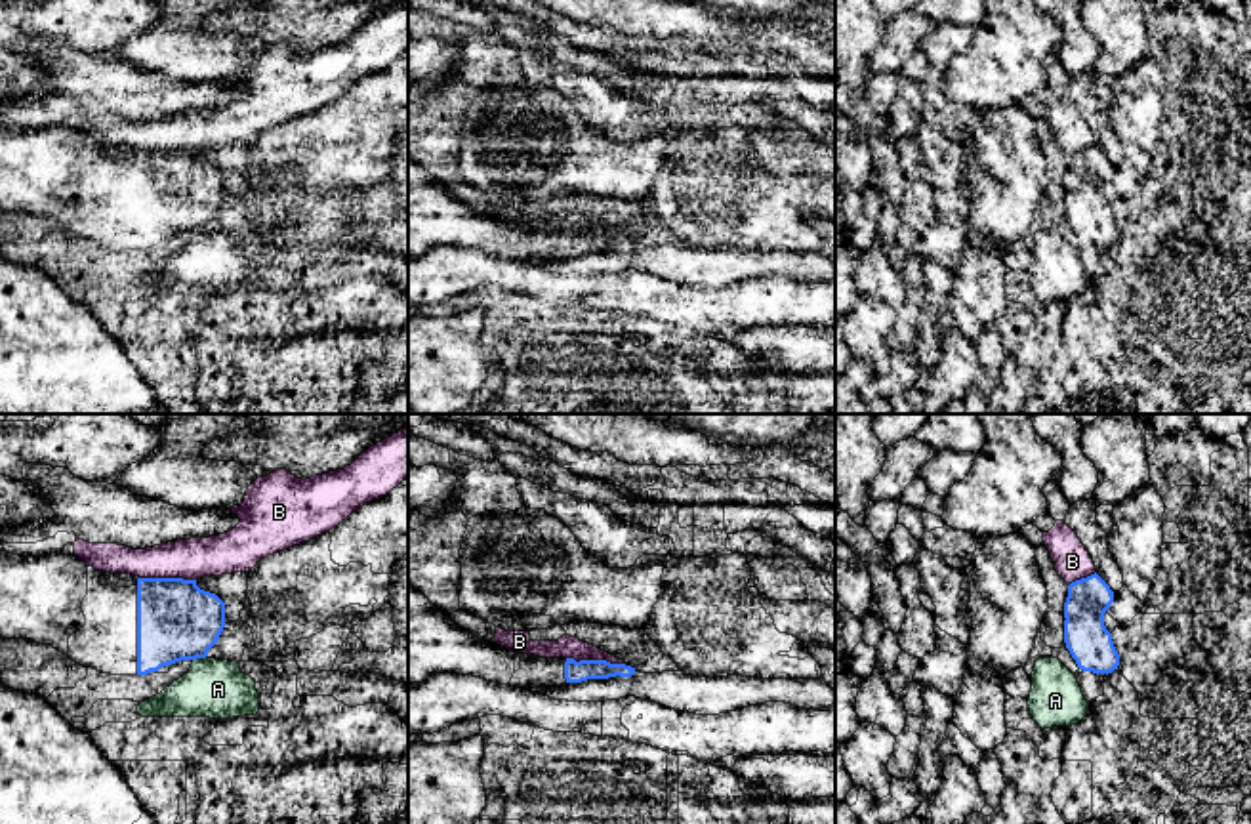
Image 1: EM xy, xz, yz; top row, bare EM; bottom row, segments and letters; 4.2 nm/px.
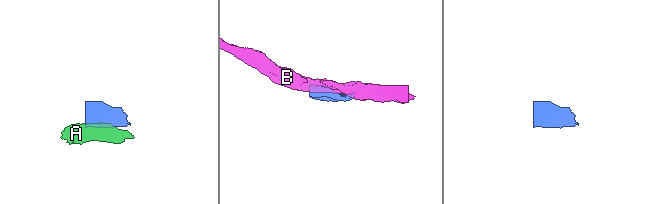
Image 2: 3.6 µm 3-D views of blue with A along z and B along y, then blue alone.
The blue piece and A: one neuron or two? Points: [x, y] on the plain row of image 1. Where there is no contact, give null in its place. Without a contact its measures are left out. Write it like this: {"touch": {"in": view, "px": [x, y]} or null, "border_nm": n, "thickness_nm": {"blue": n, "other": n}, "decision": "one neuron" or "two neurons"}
{"touch": {"in": "xy", "px": [199, 229]}, "border_nm": 70, "thickness_nm": {"blue": 340, "other": 240}, "decision": "two neurons"}

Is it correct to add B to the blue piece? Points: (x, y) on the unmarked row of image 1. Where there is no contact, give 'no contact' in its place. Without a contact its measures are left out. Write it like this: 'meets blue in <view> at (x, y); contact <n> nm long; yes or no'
meets blue in xz at (597, 233); contact 260 nm long; no

